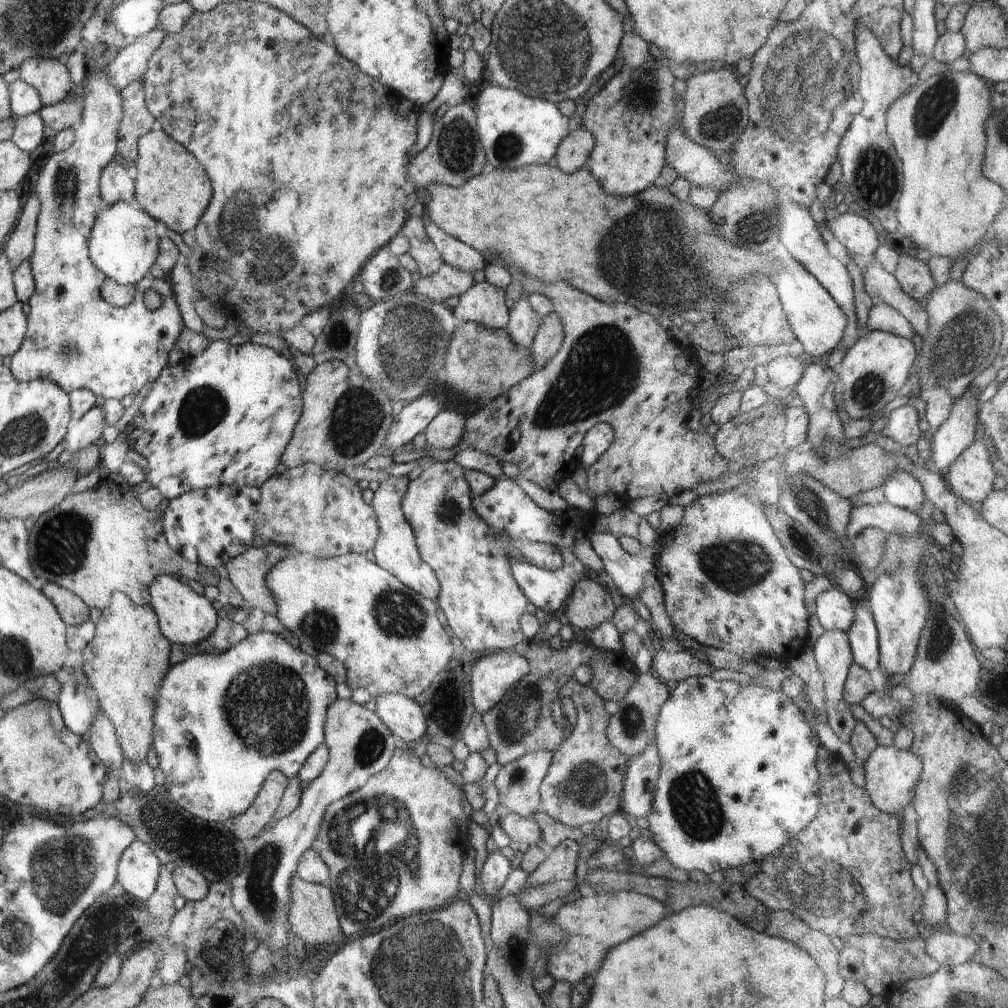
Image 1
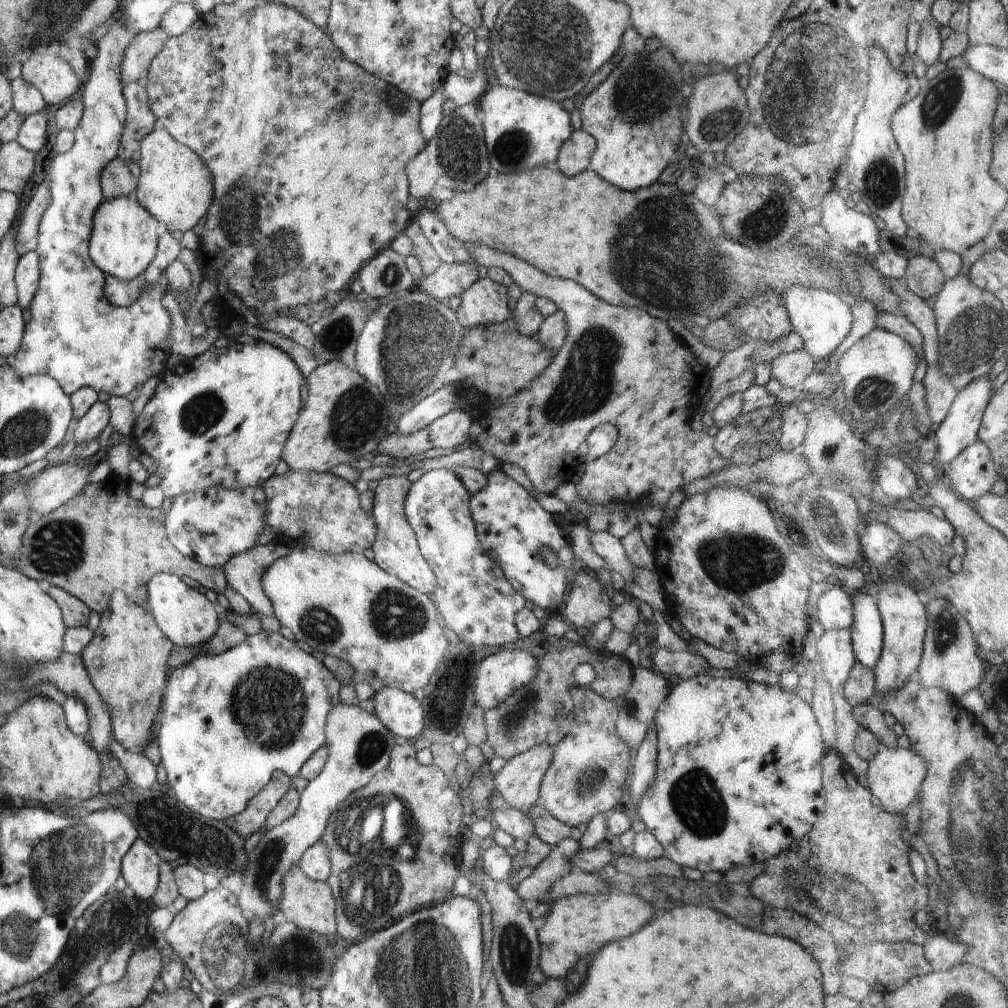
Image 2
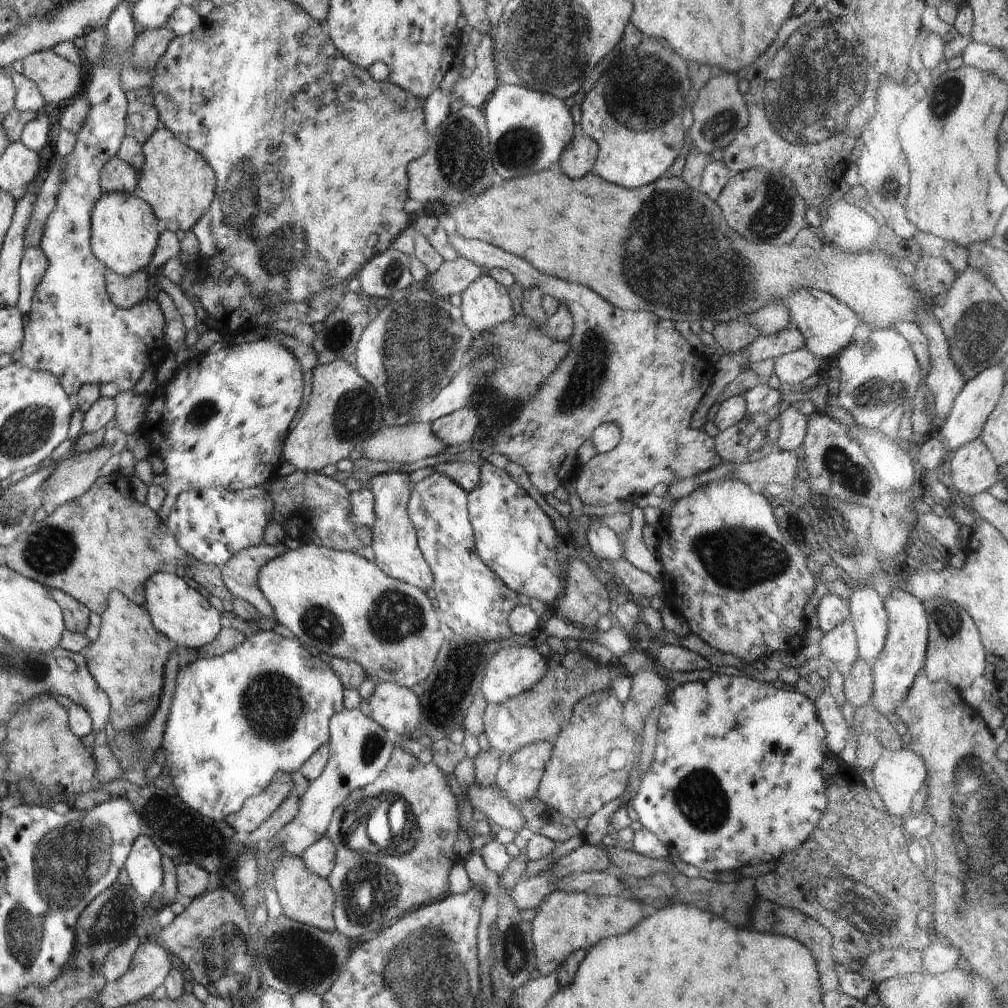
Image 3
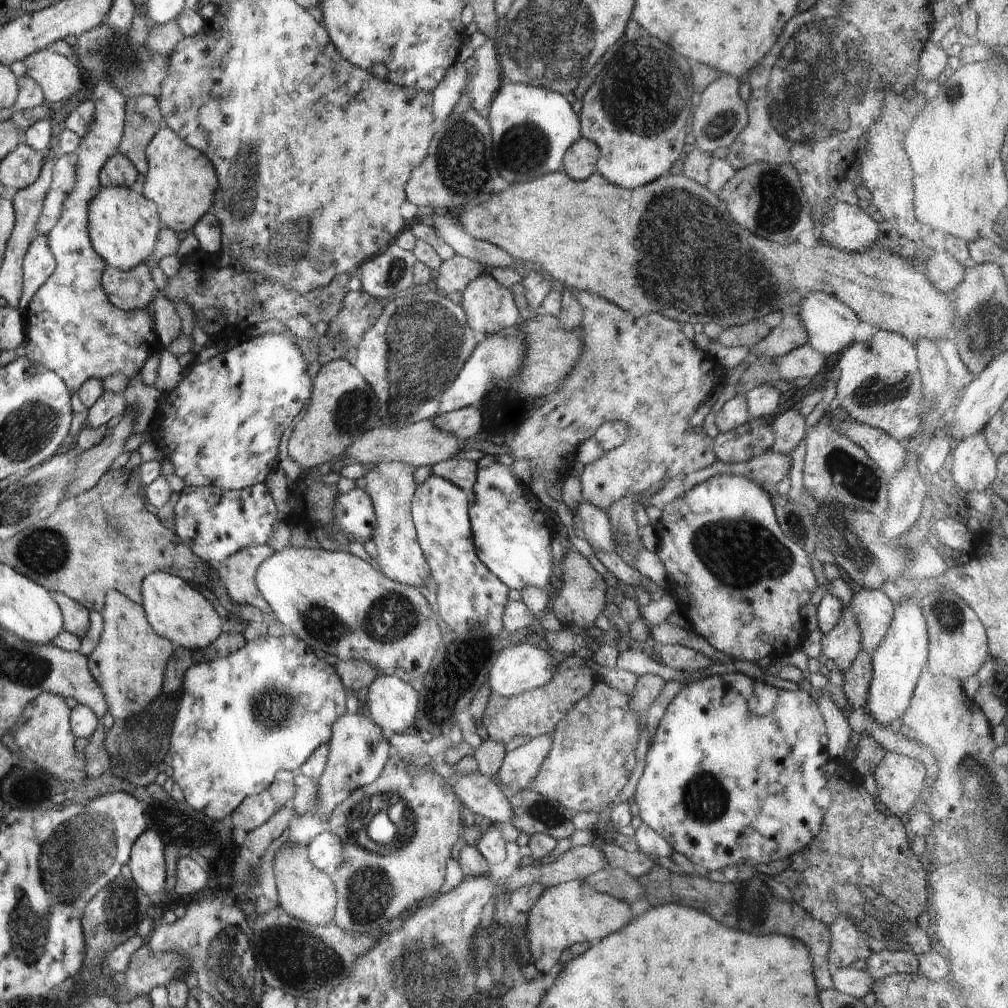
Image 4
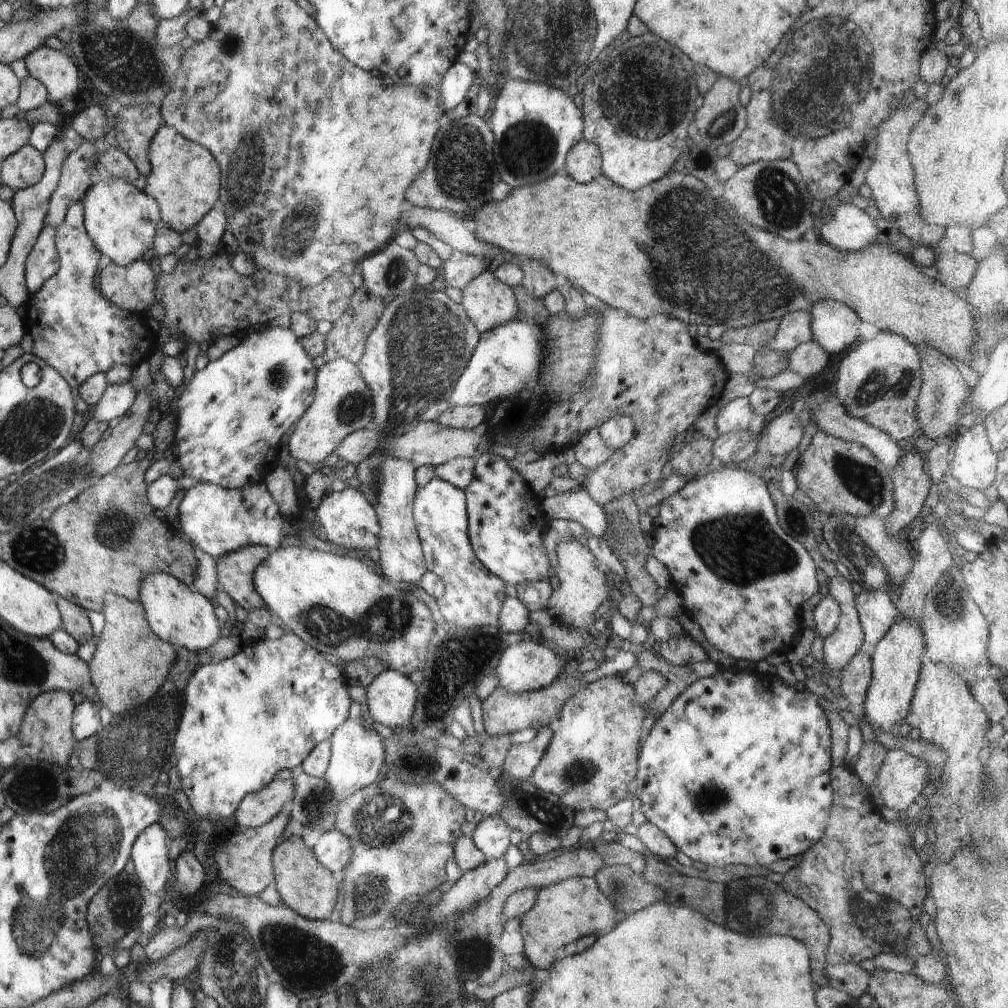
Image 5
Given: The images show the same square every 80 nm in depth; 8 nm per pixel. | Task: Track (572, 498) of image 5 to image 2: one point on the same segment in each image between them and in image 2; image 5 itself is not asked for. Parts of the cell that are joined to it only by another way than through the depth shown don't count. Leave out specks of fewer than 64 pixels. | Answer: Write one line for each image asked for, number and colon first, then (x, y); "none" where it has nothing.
2: (607, 546)
3: (604, 542)
4: (596, 529)

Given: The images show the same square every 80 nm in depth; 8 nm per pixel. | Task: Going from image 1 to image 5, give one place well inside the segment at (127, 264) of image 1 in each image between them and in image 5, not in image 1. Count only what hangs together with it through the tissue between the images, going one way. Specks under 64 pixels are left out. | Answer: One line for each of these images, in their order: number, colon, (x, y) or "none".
2: (124, 244)
3: (124, 233)
4: (123, 224)
5: (121, 220)

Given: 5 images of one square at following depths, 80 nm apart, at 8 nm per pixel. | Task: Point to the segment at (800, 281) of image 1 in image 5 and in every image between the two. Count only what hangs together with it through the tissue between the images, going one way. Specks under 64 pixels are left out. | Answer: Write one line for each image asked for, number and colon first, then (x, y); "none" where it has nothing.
2: (820, 318)
3: (827, 324)
4: (830, 324)
5: (834, 324)

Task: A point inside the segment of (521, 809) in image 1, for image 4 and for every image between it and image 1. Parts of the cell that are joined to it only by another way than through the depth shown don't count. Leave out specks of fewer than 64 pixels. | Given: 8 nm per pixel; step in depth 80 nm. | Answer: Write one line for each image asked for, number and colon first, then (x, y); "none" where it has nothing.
2: (517, 784)
3: (517, 778)
4: (520, 766)

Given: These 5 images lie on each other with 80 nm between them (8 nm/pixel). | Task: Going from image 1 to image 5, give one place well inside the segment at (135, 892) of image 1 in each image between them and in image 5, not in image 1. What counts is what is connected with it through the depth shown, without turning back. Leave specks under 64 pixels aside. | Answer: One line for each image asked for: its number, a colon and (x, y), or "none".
2: (140, 867)
3: (144, 867)
4: (147, 865)
5: (149, 854)

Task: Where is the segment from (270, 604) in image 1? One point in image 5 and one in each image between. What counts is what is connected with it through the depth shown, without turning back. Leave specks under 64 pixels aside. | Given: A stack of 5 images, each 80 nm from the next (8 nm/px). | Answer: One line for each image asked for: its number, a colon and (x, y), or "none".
2: (244, 573)
3: (240, 574)
4: (237, 574)
5: (235, 570)

